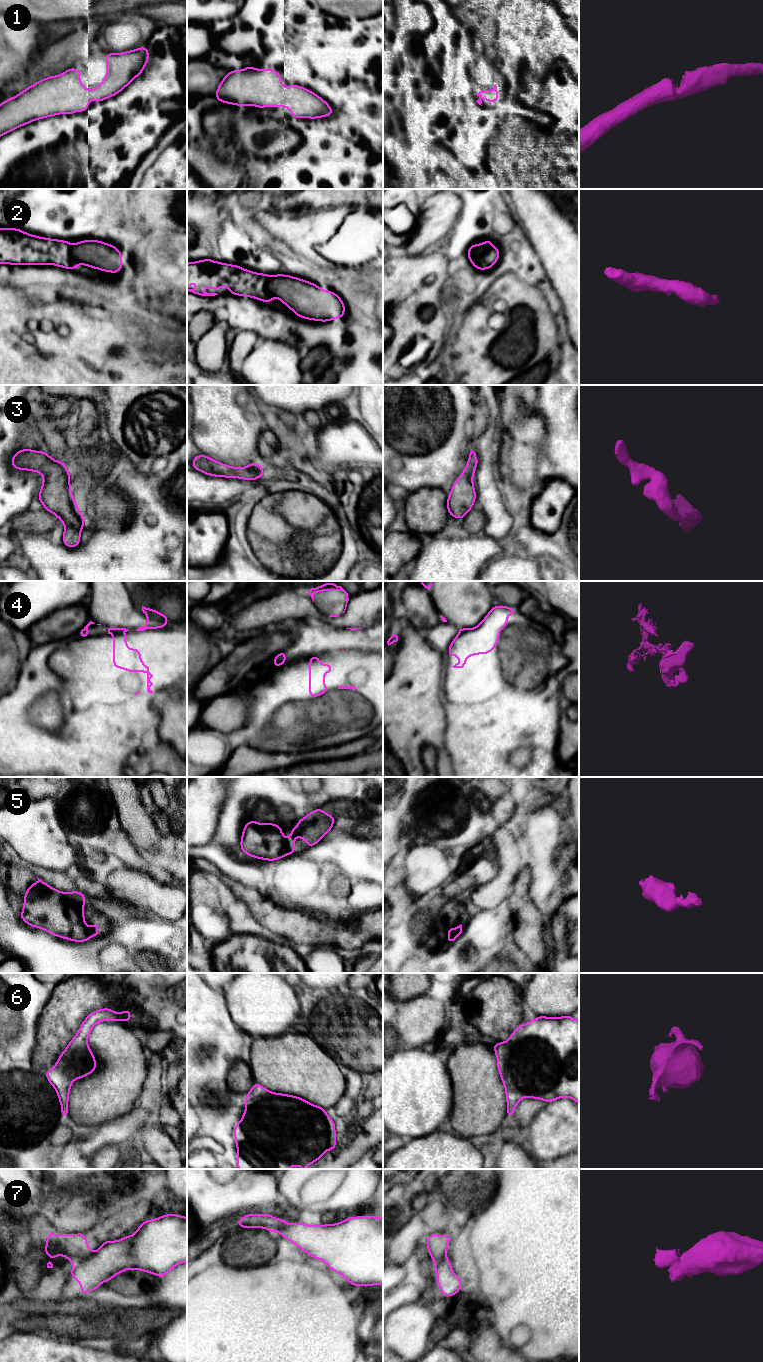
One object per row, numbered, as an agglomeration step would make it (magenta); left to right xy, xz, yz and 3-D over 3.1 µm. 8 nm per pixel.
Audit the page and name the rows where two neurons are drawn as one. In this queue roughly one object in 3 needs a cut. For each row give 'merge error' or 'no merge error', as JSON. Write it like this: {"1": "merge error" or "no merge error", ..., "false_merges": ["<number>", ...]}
{"1": "no merge error", "2": "no merge error", "3": "no merge error", "4": "merge error", "5": "no merge error", "6": "no merge error", "7": "merge error", "false_merges": ["4", "7"]}

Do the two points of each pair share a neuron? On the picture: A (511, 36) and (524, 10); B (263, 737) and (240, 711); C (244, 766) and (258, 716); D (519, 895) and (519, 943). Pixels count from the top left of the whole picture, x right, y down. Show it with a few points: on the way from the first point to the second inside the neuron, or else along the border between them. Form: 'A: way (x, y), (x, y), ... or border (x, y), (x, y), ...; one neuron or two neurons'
A: way (517, 30), (518, 22), (522, 16); one neuron
B: border (249, 695), (249, 709), (246, 721), (229, 734); two neurons
C: border (234, 747), (249, 745), (272, 752); two neurons
D: way (521, 907), (521, 931); one neuron

